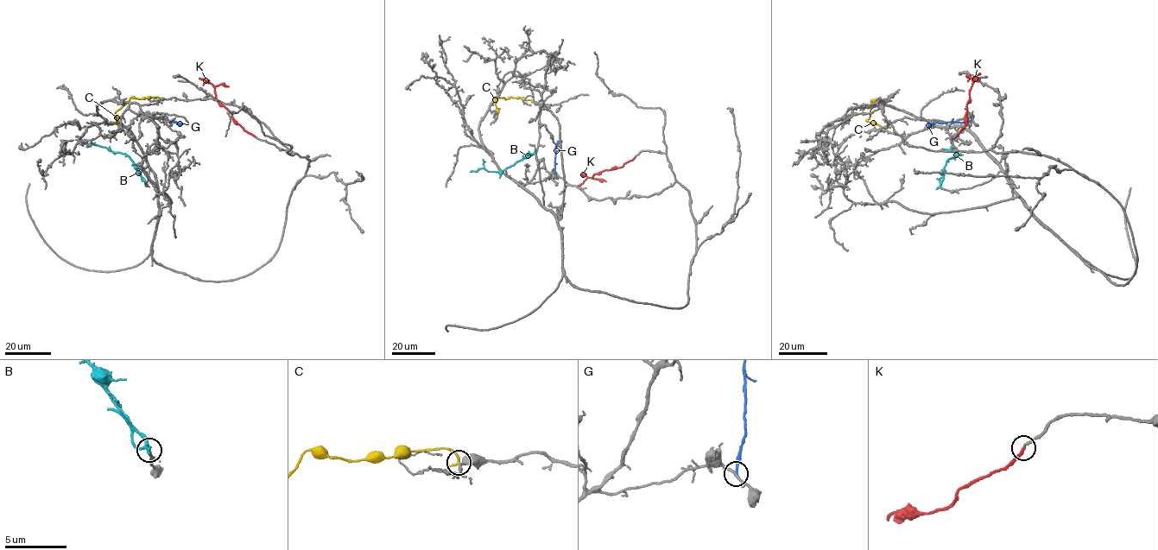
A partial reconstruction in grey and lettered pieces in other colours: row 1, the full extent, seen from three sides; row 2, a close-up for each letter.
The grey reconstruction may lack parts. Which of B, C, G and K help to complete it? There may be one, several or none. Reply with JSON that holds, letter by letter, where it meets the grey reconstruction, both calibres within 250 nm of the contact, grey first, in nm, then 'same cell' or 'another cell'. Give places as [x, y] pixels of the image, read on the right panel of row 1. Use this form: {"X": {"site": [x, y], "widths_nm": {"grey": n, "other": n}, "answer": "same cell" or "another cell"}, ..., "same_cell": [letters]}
{"B": {"site": [940, 187], "widths_nm": {"grey": 280, "other": 170}, "answer": "same cell"}, "C": {"site": [878, 102], "widths_nm": {"grey": 260, "other": 200}, "answer": "another cell"}, "G": {"site": [971, 120], "widths_nm": {"grey": 170, "other": 190}, "answer": "another cell"}, "K": {"site": [956, 135], "widths_nm": {"grey": 200, "other": 260}, "answer": "same cell"}, "same_cell": ["B", "K"]}

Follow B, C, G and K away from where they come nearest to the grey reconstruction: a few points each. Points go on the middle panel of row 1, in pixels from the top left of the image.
B: (535, 153), (498, 172), (487, 171), (483, 167), (470, 172)
C: (533, 100), (494, 97), (491, 94), (498, 113)
G: (553, 180), (555, 146), (561, 141)
K: (635, 156), (622, 167), (594, 174), (578, 186)

